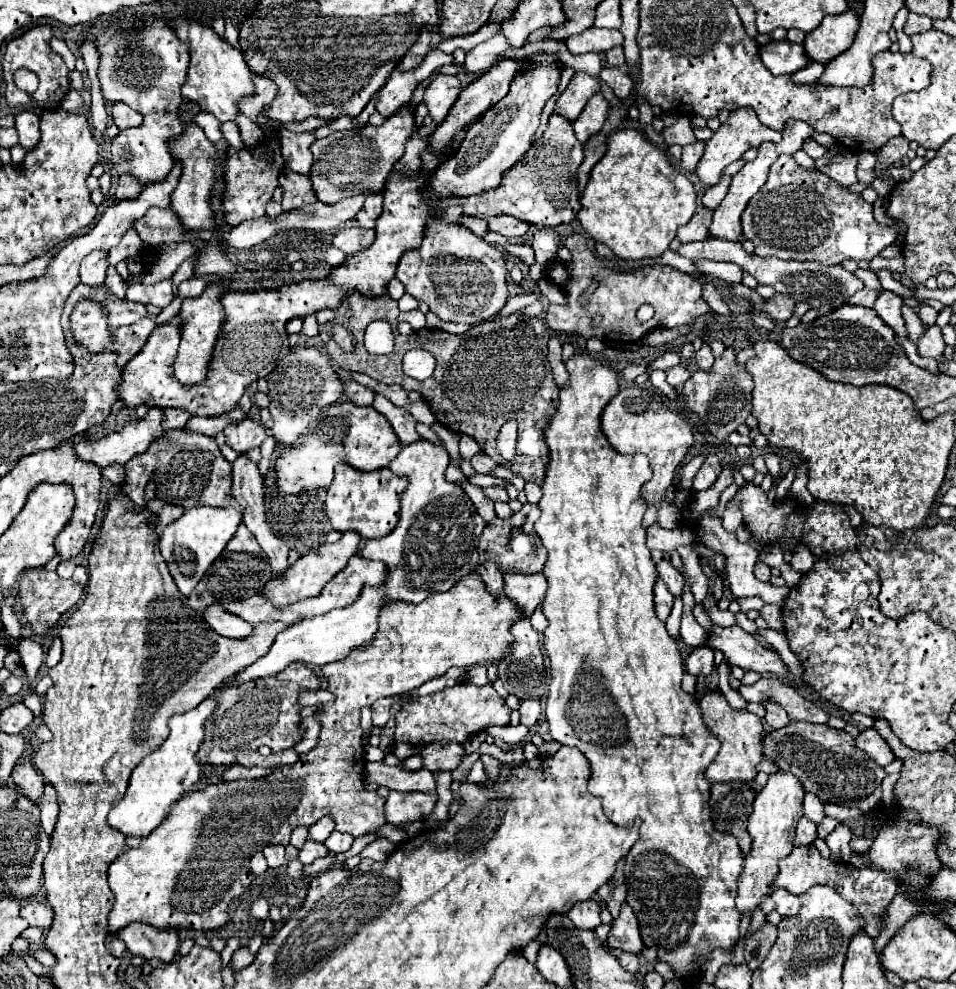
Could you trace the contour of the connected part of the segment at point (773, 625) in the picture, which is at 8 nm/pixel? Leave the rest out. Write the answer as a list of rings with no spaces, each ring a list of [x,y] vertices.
[[[764,605],[760,609],[760,617],[768,623],[770,629],[776,629],[776,631],[784,631],[784,621],[782,621],[782,613],[778,607],[770,607],[770,605]]]

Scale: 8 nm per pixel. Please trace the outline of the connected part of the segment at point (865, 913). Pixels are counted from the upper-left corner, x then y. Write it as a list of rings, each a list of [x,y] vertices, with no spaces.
[[[812,845],[794,847],[794,851],[788,857],[780,859],[780,871],[772,879],[772,889],[784,887],[794,895],[802,895],[812,885],[830,885],[846,901],[850,901],[860,911],[860,915],[866,919],[864,929],[870,937],[876,935],[876,915],[880,915],[880,911],[884,909],[884,903],[888,903],[888,899],[892,899],[892,895],[896,895],[898,891],[898,885],[892,879],[888,879],[884,871],[868,871],[866,867],[848,867],[848,863],[842,863],[842,861],[834,863],[830,859],[822,859],[816,847]]]

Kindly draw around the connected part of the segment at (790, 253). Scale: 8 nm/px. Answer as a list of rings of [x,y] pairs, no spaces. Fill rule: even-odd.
[[[780,155],[778,161],[770,167],[770,177],[766,185],[750,199],[748,207],[742,213],[742,231],[756,247],[760,257],[778,257],[778,259],[808,259],[824,265],[838,265],[846,259],[874,259],[884,247],[896,241],[898,233],[892,227],[882,227],[874,221],[872,205],[862,199],[858,193],[850,193],[846,187],[840,187],[828,175],[816,169],[802,169],[792,155]]]

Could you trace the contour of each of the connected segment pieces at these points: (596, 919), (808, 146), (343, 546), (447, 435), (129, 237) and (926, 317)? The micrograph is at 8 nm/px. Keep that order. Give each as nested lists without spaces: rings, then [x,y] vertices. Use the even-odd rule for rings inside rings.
[[[586,899],[574,903],[574,907],[568,911],[568,917],[580,929],[596,929],[600,925],[600,911],[602,911],[600,901]]]
[[[806,139],[806,141],[804,141],[804,145],[802,145],[802,149],[804,149],[812,159],[820,159],[822,155],[826,155],[826,153],[828,153],[828,149],[826,149],[826,147],[822,147],[822,145],[818,145],[814,139]]]
[[[346,531],[342,535],[340,541],[332,543],[332,545],[322,545],[320,549],[314,549],[306,555],[302,555],[294,565],[290,565],[280,577],[274,577],[266,583],[266,587],[260,591],[260,595],[264,595],[266,599],[270,599],[270,603],[274,607],[284,607],[290,603],[296,603],[300,599],[306,597],[314,597],[322,591],[322,587],[328,583],[328,579],[332,579],[332,575],[336,575],[336,571],[346,567],[346,561],[358,553],[360,549],[360,535],[354,535],[354,531]]]
[[[434,422],[433,431],[440,437],[447,451],[449,452],[451,462],[460,466],[461,456],[459,453],[459,434],[448,429],[439,422]]]
[[[128,229],[122,235],[122,241],[108,251],[110,265],[118,265],[120,261],[126,261],[128,257],[140,255],[140,249],[142,249],[142,239],[138,237],[138,233],[134,229]]]
[[[920,305],[920,311],[918,311],[918,317],[922,319],[922,323],[926,325],[926,327],[932,327],[932,325],[936,325],[936,311],[932,309],[932,307],[928,307],[928,305]]]

